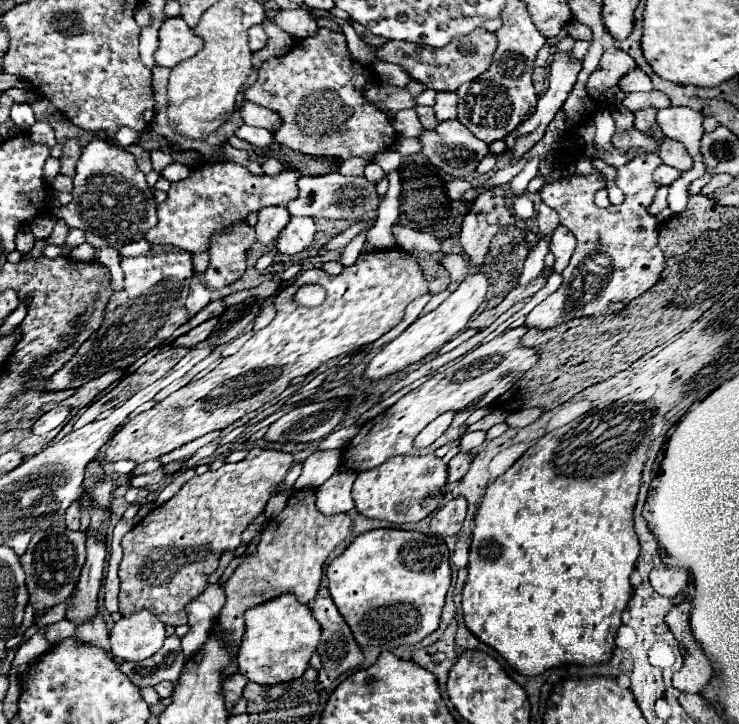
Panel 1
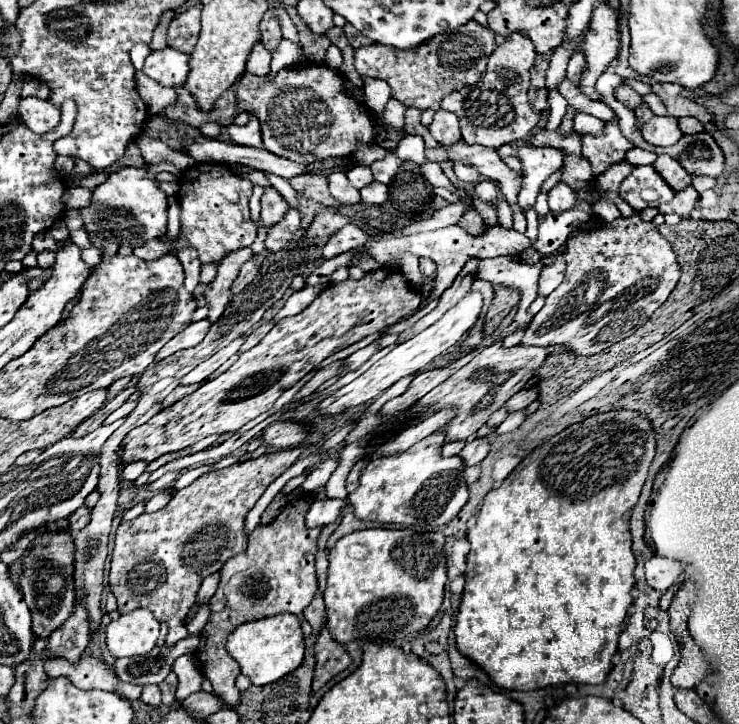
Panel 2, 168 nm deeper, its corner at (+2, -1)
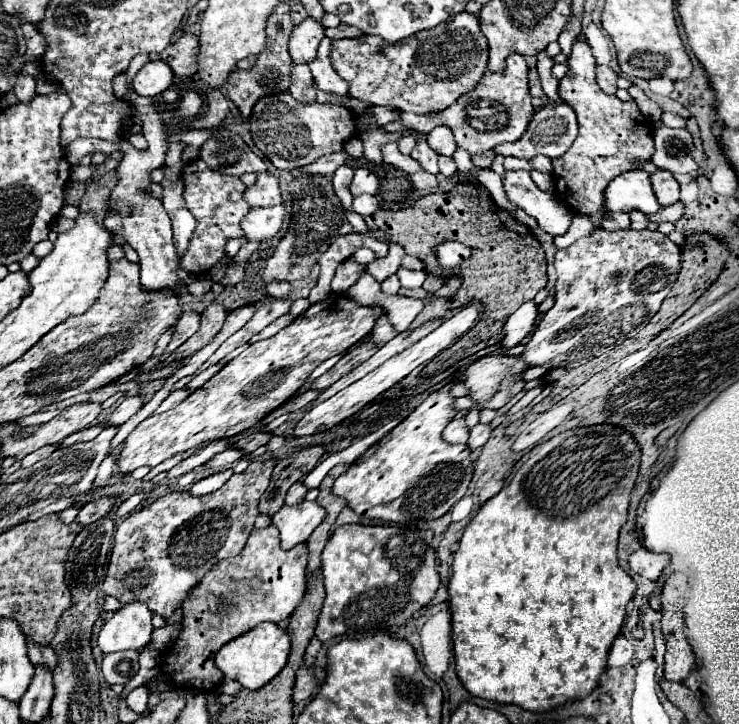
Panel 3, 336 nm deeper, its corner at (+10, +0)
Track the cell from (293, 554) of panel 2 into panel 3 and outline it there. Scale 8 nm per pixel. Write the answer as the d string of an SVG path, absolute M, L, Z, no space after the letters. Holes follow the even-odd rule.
M276 525L252 529L242 553L214 565L214 569L206 573L206 577L190 591L182 603L184 631L168 647L166 661L162 653L162 671L168 673L176 685L200 689L200 693L216 689L224 679L224 673L218 671L212 661L216 651L224 643L232 641L240 633L254 629L262 621L280 623L282 619L290 617L306 593L306 561L306 543L288 551L280 549Z

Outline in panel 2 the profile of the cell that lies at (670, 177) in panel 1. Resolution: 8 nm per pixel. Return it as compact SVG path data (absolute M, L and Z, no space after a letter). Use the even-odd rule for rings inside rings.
M638 166L624 178L618 188L618 194L624 202L628 202L634 210L642 212L650 206L666 204L674 198L670 186L664 186L662 176L652 166Z

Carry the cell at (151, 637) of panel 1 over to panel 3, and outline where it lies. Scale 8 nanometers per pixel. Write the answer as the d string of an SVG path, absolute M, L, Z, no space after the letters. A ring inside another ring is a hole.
M128 603L118 609L112 619L104 623L98 633L98 647L102 653L142 649L152 637L152 613L144 603Z

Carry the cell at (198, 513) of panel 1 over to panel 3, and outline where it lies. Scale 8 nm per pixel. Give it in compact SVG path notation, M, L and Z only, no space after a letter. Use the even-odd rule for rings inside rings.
M274 459L252 461L248 471L232 475L214 493L192 497L188 495L188 491L172 491L164 497L158 497L154 503L146 505L144 509L130 513L130 517L126 517L114 533L114 545L104 577L104 593L116 597L120 605L142 601L148 605L152 613L170 617L176 609L182 607L192 587L198 585L200 579L212 569L214 561L234 557L244 549L244 543L258 515L258 499L262 497L262 493L270 483L270 473L274 465L276 465Z

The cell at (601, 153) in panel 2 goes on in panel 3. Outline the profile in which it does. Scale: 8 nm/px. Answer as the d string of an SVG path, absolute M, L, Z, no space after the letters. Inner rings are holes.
M578 35L572 53L568 55L568 73L560 79L560 97L574 109L580 125L580 133L568 153L554 159L554 175L564 181L570 195L567 203L582 215L594 219L600 227L606 213L604 189L616 175L634 169L636 159L650 159L654 153L652 123L640 113L634 101L620 101L606 95L596 83L596 57L584 35Z

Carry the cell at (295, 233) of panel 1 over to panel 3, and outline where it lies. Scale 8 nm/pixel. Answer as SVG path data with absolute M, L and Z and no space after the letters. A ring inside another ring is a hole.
M284 205L258 207L250 209L250 213L242 219L242 229L250 241L264 241L272 239L280 231L282 221L284 221Z

